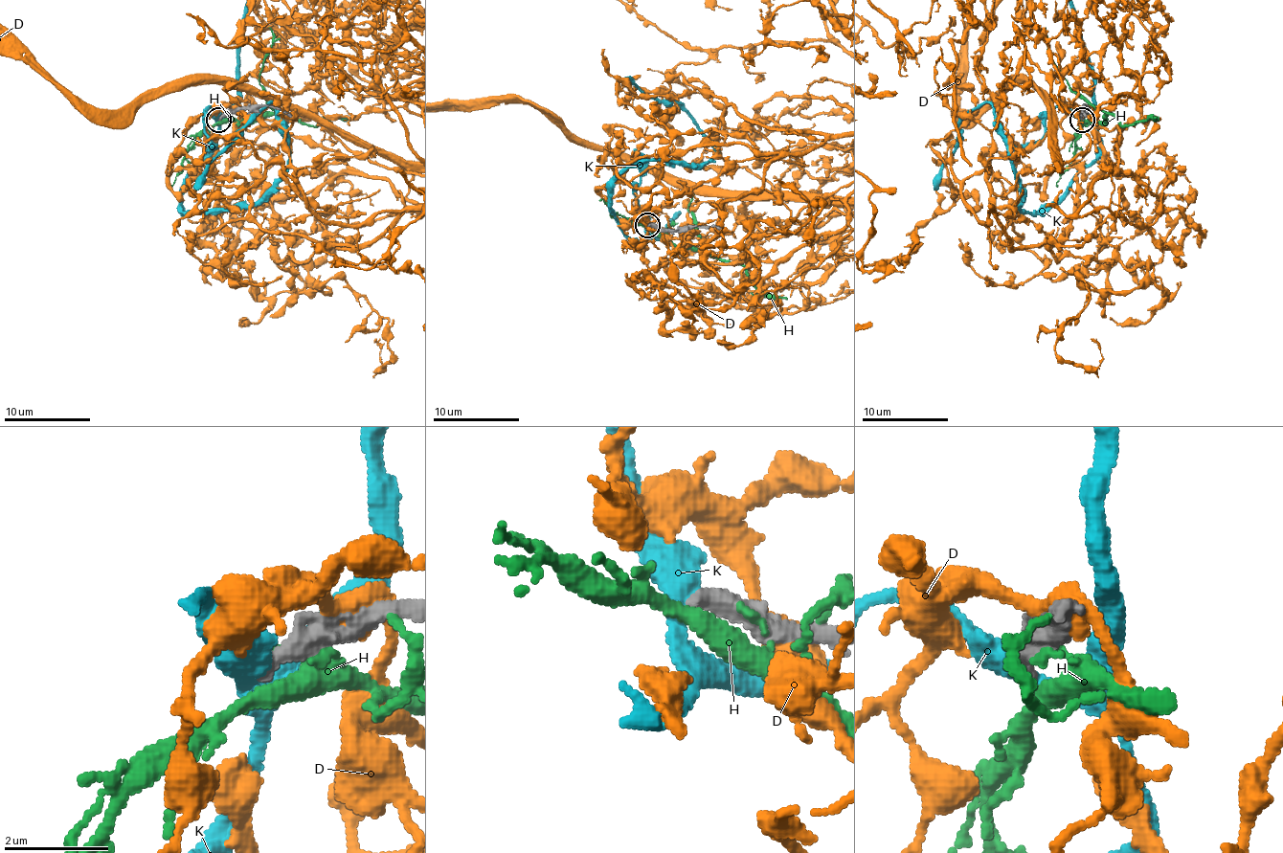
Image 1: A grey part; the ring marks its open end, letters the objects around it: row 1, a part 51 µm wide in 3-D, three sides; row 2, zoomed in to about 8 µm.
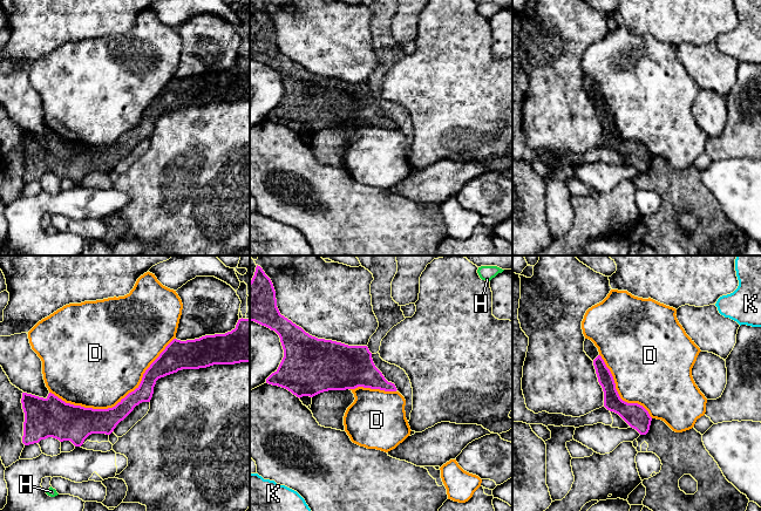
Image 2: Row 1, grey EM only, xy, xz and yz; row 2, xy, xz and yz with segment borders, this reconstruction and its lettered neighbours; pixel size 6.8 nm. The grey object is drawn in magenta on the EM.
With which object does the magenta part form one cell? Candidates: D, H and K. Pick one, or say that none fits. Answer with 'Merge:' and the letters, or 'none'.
Merge: none

